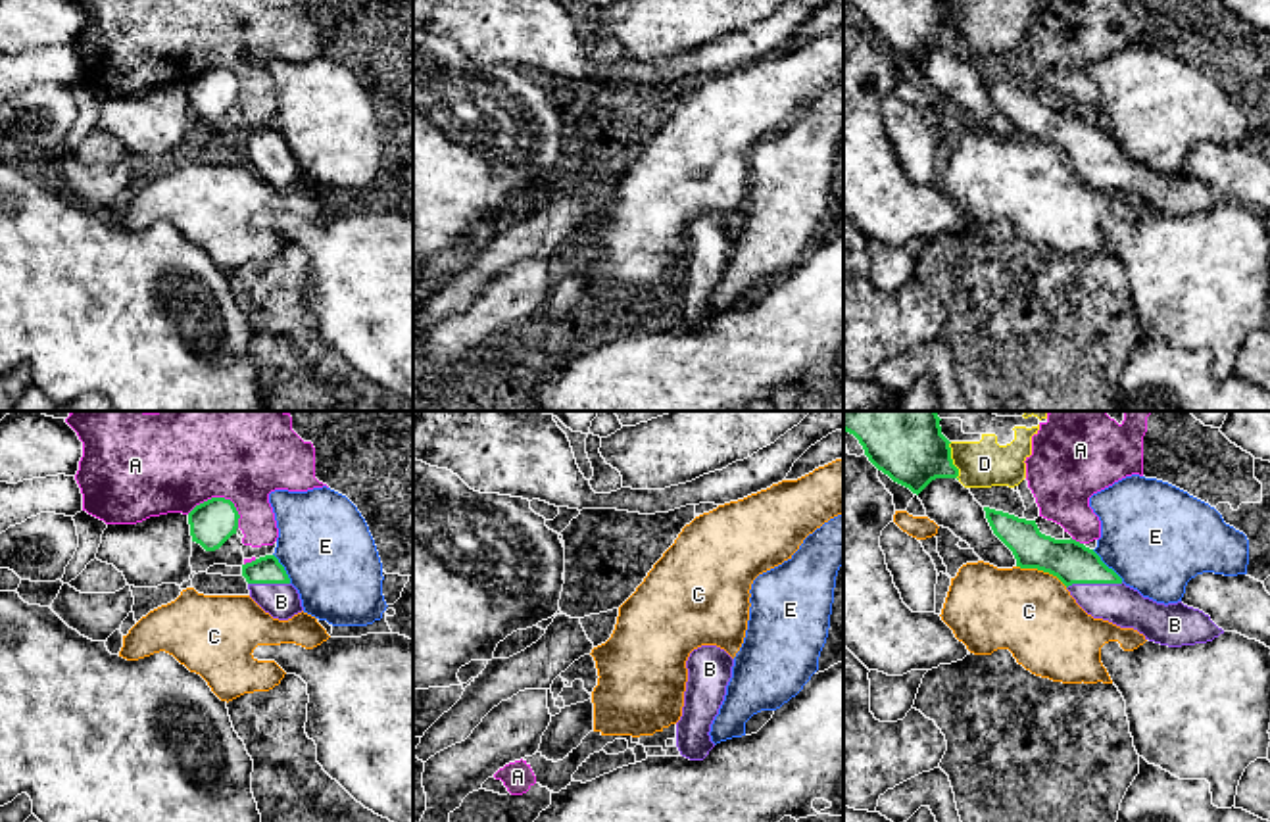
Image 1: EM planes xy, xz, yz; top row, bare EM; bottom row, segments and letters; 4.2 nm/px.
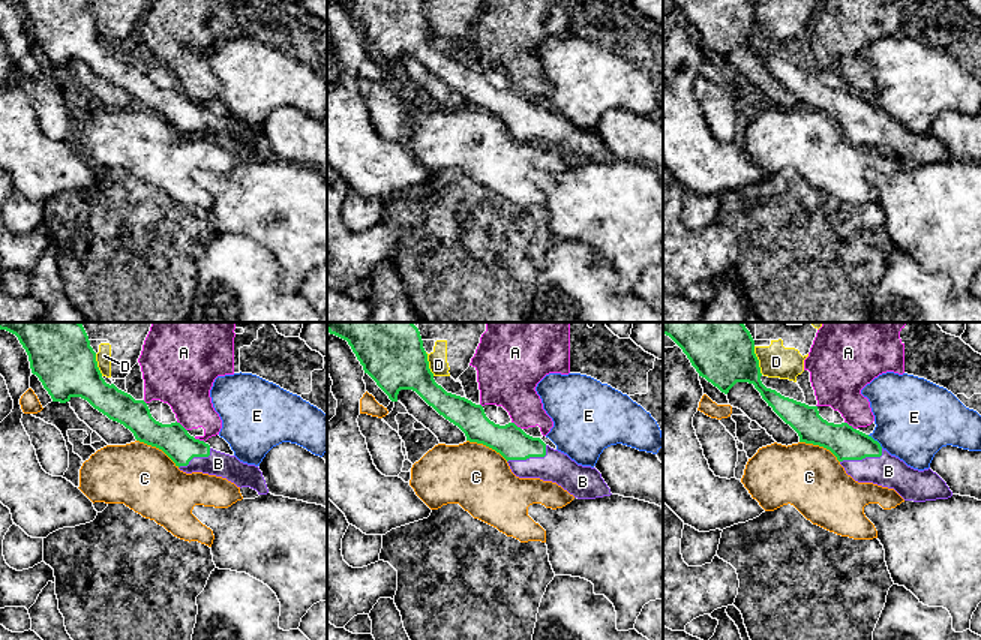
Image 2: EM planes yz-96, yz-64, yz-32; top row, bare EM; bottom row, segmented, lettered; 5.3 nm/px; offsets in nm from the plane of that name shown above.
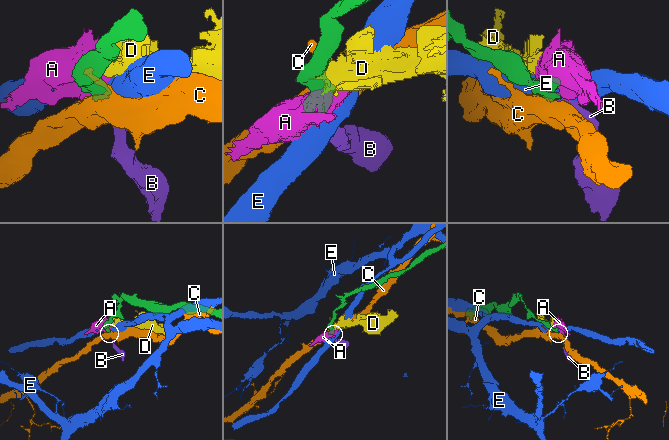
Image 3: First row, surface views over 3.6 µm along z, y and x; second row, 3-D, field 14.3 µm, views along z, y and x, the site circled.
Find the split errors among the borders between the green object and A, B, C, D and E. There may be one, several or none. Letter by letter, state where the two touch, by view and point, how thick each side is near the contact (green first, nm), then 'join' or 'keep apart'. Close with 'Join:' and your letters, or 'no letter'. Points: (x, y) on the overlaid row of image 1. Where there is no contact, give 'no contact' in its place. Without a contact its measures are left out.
A: xy (218, 498) | 190/500 nm | keep apart
B: yz (1094, 582) | 180/170 nm | join
C: yz (1042, 569) | 180/360 nm | keep apart
D: yz (952, 461) | 340/200 nm | keep apart
E: yz (1105, 565) | 180/460 nm | keep apart
Join: B

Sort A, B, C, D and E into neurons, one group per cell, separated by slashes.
A / B / C / D / E

